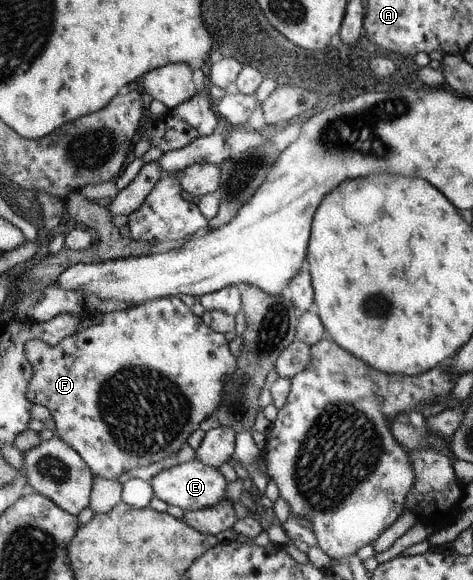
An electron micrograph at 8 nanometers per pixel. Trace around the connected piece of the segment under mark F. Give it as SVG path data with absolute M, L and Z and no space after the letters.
M178 296L158 298L147 303L134 305L126 310L116 310L116 312L98 316L90 328L80 331L69 329L65 338L54 345L45 344L39 339L29 342L26 345L26 354L28 362L31 362L35 369L35 376L31 384L28 384L28 400L34 402L34 405L41 405L50 410L50 415L56 425L55 436L66 441L84 458L86 464L90 466L93 476L117 481L122 474L132 470L132 468L160 462L166 456L176 454L186 444L186 440L195 431L200 430L200 424L203 424L202 422L212 412L216 412L216 408L222 402L226 380L230 374L236 372L236 358L230 352L232 350L228 348L226 336L216 334L216 331L210 328L202 318L196 316Z

